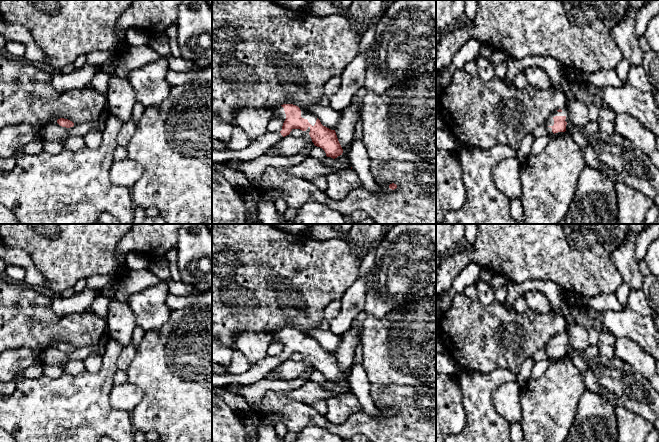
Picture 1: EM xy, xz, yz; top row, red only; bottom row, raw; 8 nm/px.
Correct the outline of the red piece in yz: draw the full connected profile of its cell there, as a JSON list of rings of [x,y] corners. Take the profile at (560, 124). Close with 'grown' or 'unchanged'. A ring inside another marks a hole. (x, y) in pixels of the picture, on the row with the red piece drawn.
[[[563,107],[549,116],[543,125],[548,134],[561,135],[567,130],[567,123],[570,120],[570,115],[566,107]]] | grown

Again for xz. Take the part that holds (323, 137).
[[[283,104],[272,109],[271,118],[281,119],[284,123],[280,131],[283,137],[293,129],[300,129],[309,134],[315,146],[322,148],[327,157],[333,159],[342,155],[343,149],[338,141],[335,130],[323,126],[316,115],[293,104]]] | grown

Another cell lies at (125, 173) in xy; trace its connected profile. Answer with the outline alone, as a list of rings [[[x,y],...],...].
[[[126,158],[114,161],[110,171],[111,181],[117,185],[131,189],[143,174],[143,167],[136,161]]]

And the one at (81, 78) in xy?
[[[85,64],[80,69],[74,69],[70,73],[56,72],[52,75],[51,84],[57,93],[65,93],[70,90],[80,90],[91,86],[92,79],[101,67]]]

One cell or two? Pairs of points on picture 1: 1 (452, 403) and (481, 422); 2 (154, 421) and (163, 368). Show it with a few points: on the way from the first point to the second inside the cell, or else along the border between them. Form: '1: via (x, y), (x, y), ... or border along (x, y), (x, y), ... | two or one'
1: border along (459, 388), (465, 413), (465, 425), (461, 431) | two
2: via (162, 408), (163, 381) | one

